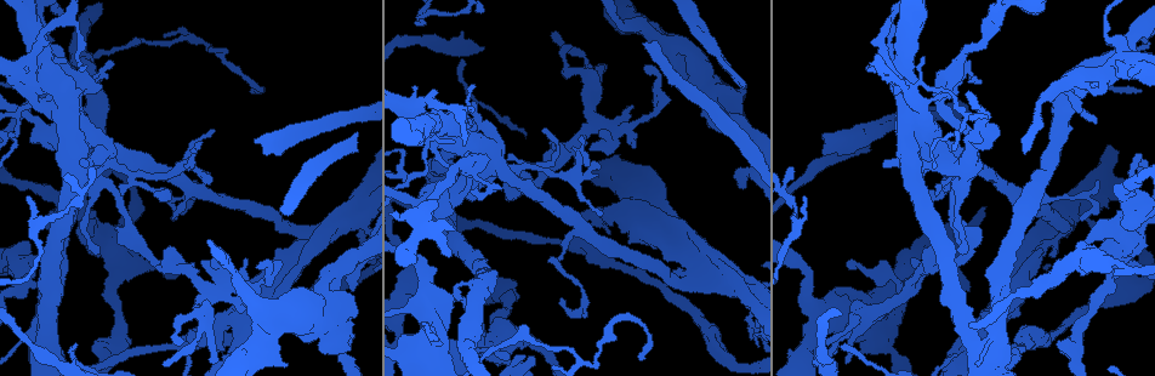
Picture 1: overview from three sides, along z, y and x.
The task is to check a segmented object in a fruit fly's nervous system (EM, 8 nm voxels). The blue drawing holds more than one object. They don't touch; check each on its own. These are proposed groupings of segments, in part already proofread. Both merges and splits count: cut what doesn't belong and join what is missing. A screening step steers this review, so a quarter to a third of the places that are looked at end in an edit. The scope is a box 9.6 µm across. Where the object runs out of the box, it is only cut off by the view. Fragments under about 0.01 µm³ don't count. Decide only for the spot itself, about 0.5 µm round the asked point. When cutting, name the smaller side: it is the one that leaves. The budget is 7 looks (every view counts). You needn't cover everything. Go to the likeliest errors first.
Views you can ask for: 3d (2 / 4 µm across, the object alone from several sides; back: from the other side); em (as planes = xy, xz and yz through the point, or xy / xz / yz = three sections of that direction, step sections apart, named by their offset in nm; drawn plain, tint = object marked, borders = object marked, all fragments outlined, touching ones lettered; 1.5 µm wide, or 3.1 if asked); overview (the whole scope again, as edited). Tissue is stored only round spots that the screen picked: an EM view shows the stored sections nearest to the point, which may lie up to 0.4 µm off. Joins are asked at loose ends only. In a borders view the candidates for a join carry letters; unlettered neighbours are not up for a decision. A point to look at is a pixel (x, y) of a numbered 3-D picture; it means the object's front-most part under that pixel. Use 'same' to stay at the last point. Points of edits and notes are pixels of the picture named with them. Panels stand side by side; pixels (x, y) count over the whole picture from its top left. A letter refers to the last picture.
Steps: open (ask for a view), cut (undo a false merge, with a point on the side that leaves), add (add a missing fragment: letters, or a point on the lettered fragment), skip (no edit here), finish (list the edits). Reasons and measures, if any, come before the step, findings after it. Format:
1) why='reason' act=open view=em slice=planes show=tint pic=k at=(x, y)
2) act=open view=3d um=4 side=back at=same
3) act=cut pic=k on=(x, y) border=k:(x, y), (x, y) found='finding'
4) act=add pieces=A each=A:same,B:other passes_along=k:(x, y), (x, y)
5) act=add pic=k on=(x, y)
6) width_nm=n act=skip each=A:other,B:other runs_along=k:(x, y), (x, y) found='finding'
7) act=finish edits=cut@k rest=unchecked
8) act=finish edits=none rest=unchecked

why='free end' act=open view=em slice=xz step=8 show=borders pic=1 at=(355, 143)

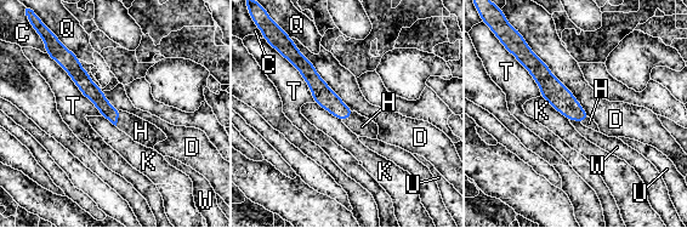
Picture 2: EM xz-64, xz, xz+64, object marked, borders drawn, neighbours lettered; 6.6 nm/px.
why='another direction' act=open view=em slice=planes show=borders at=same

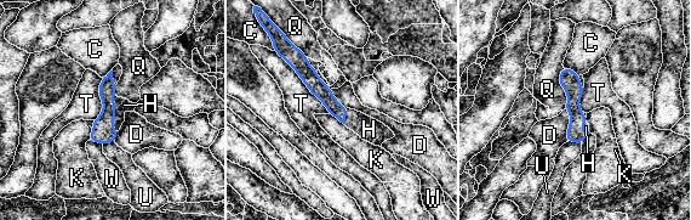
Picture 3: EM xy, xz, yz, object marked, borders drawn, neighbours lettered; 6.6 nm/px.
width_nm=100 act=add pic=3 on=(124, 105) each=C:other,D:other,H:same,K:other,Q:other,T:other,U:other,W:other found='it goes on there'

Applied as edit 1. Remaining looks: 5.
act=open view=3d um=4 pic=1 at=(654, 233)

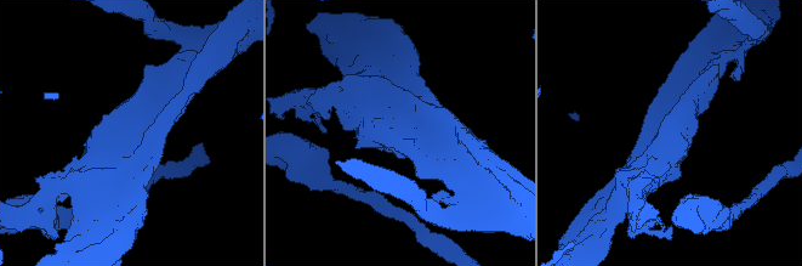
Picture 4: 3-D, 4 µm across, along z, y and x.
arms=3 arm_widths_nm=240,280,550 act=open view=em slice=xy step=8 show=tint pic=4 at=(393, 136)

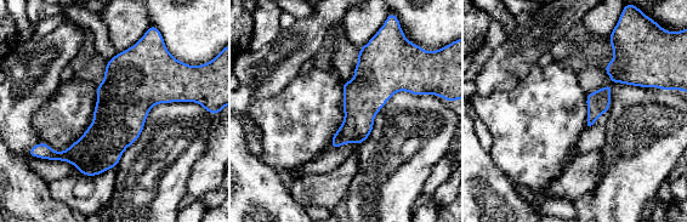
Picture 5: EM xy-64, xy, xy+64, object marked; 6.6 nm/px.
why='cut it another way' act=open view=em slice=planes show=borders at=same

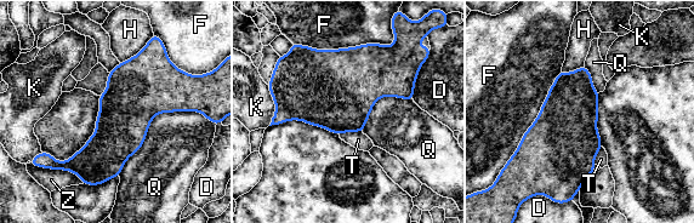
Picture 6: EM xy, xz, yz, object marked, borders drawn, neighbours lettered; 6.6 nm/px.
longest_contact=F:800nm act=skip each=D:other,F:other,H:other,K:other,Q:other,T:other,Z:other found='continuous, no second neuron'

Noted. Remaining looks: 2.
why='branch stops here' act=open view=3d um=2 pic=1 at=(628, 106)

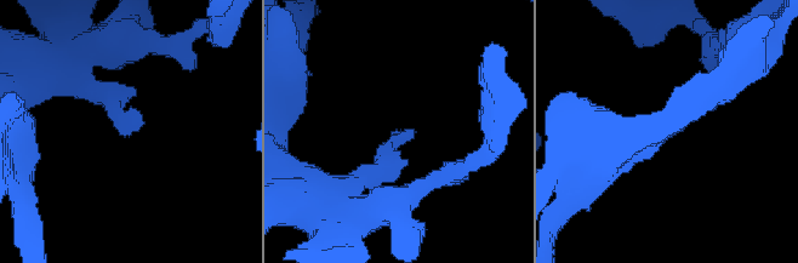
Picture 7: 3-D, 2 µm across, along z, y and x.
why='now the EM' act=open view=em slice=planes show=borders pic=7 at=(671, 137)

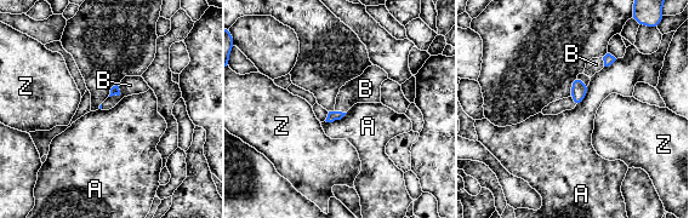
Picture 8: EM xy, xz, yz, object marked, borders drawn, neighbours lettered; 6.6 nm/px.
act=add pic=8 on=(130, 85) each=A:other,B:same,Z:other found='it goes on there'

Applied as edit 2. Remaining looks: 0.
act=finish edits=add@3,add@8 rest=unchecked

